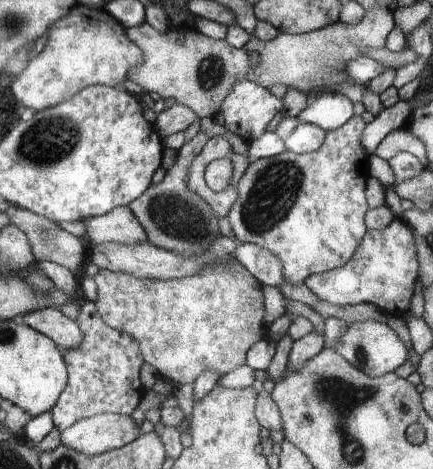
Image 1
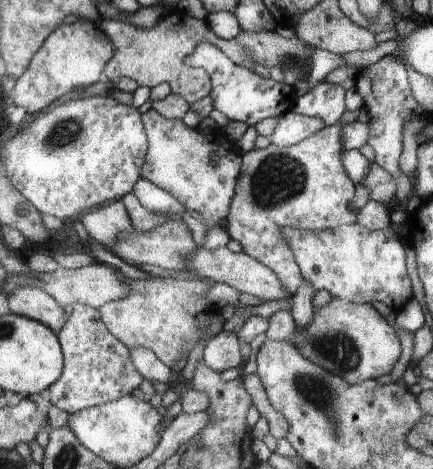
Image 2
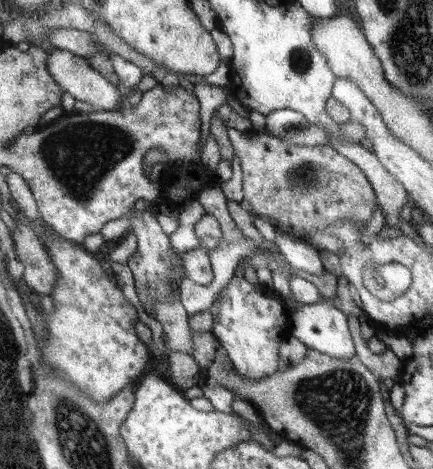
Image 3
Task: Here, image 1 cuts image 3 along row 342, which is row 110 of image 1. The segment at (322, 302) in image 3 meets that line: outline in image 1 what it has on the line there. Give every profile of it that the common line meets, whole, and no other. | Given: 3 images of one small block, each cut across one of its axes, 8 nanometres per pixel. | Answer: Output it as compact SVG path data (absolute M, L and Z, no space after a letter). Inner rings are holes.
M321 92L307 102L307 108L297 116L305 124L333 132L353 118L353 102L343 94Z

